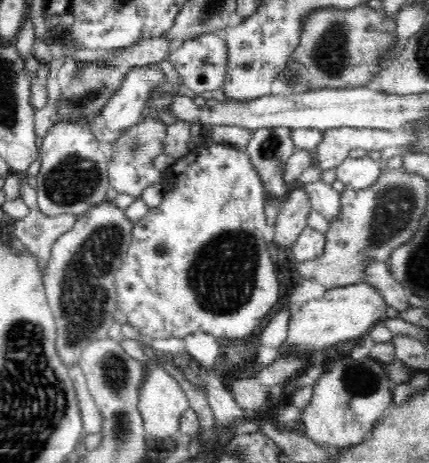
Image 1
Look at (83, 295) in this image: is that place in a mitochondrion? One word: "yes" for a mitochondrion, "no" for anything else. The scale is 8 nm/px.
yes

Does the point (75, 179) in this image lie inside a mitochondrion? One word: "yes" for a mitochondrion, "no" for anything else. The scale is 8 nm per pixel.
yes

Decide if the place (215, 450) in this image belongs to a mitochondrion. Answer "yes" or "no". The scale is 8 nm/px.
no

